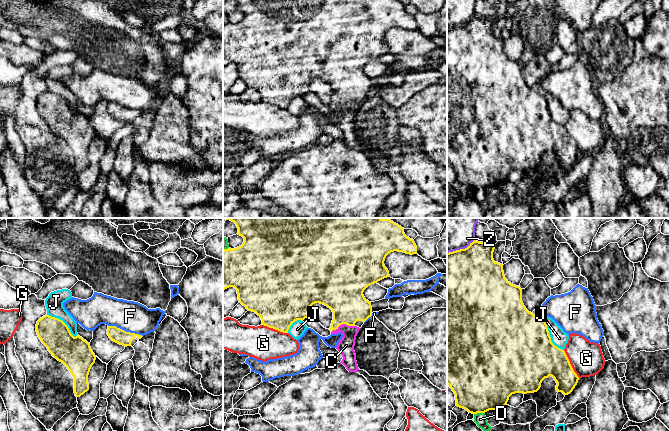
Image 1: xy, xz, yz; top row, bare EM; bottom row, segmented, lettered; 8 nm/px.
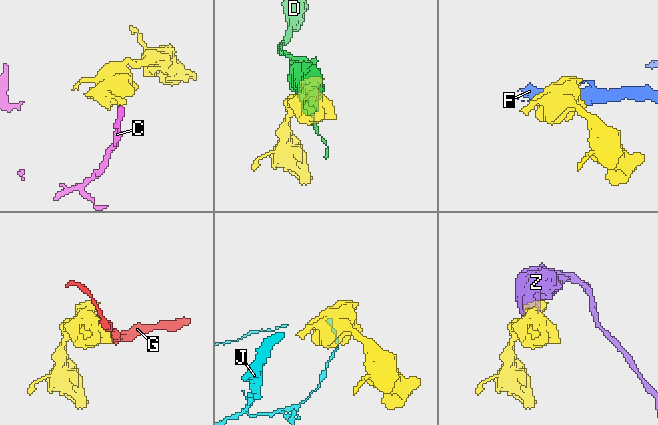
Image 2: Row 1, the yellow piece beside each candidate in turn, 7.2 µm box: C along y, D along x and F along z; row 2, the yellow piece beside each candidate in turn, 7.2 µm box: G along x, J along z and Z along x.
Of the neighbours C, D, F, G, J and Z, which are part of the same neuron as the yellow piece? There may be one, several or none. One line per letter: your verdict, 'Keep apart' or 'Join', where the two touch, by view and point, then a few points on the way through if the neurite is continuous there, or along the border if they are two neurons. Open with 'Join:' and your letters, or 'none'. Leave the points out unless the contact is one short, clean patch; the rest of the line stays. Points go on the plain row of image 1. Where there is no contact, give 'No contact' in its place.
Join: C
C: Join. Touches yellow at xz (342, 99). Path across: xz (342, 68), (342, 99), (346, 103), (346, 121)
D: Keep apart. Touches yellow at yz (479, 188)
F: Keep apart. Touches yellow at xy (125, 107)
G: Keep apart. Touches yellow at yz (570, 140)
J: Keep apart. Touches yellow at yz (549, 112)
Z: Keep apart. Touches yellow at yz (460, 25)

